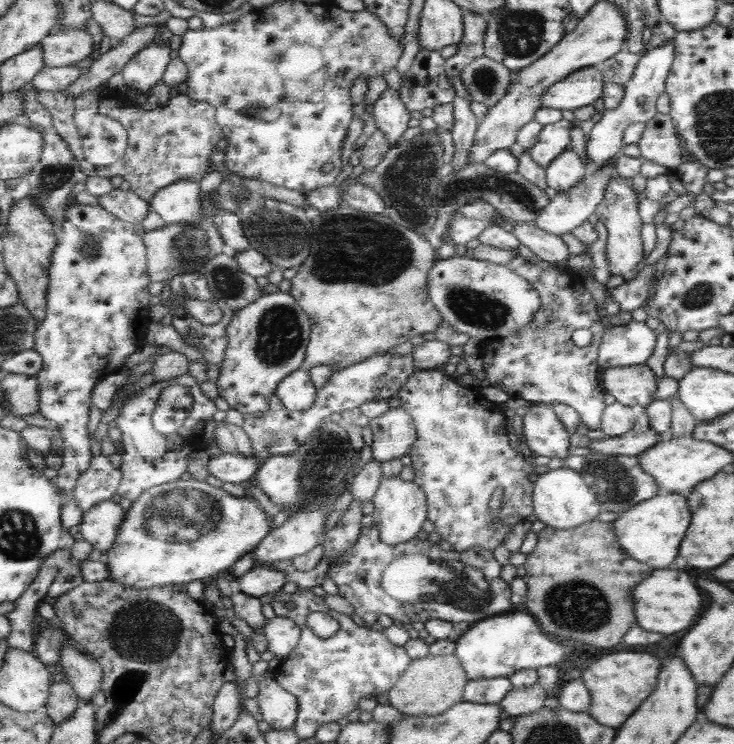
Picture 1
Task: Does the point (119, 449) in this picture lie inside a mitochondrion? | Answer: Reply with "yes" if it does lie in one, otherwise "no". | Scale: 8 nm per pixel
no

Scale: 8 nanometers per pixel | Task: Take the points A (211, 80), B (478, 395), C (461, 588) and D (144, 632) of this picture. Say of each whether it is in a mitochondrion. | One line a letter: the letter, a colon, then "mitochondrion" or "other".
A: other
B: other
C: mitochondrion
D: mitochondrion

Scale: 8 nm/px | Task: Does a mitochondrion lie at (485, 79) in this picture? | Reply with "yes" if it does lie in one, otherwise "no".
yes

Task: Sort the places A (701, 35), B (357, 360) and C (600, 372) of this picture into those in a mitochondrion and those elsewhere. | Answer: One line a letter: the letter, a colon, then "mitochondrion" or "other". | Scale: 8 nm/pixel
A: other
B: other
C: other

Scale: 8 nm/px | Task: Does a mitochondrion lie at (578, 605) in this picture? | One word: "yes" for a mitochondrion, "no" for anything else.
yes

